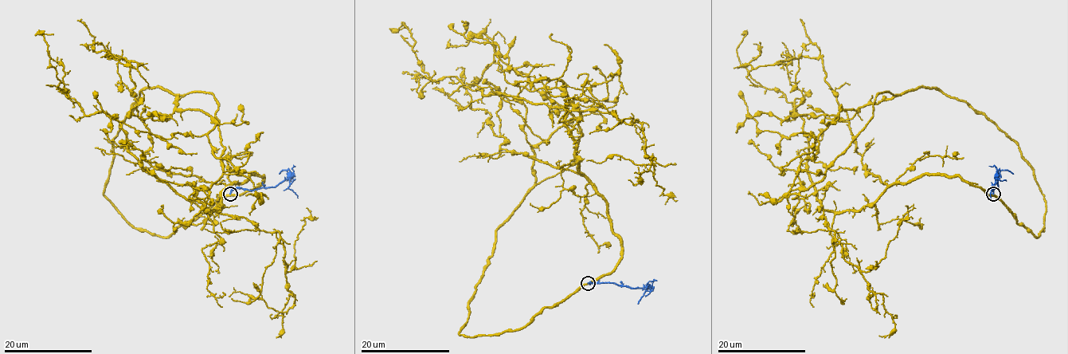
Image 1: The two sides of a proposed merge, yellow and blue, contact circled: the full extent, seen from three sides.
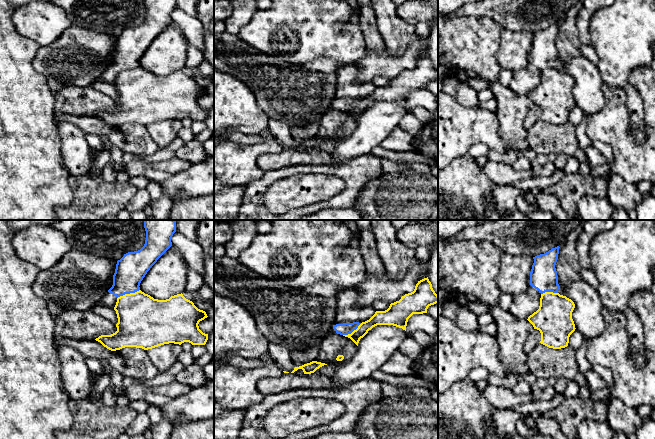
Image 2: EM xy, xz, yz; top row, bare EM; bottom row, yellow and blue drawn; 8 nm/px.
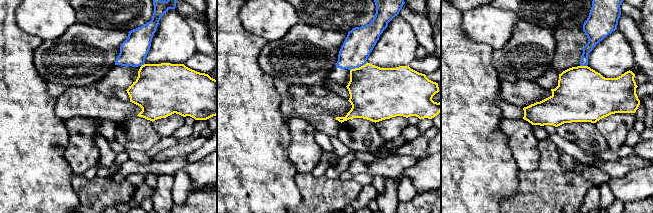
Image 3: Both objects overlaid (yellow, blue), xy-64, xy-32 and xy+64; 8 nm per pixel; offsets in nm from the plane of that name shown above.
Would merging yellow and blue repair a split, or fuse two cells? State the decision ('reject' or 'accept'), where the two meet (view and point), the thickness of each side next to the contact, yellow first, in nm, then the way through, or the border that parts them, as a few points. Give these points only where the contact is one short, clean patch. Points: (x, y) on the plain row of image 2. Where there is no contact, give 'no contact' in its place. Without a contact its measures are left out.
reject; contact xy (128, 70); calibres 400 and 240 nm; border xy (139, 65), (120, 71), (117, 74)

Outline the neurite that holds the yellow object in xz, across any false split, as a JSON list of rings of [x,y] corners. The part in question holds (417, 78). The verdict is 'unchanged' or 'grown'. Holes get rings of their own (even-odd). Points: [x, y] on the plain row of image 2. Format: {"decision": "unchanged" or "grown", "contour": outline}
{"decision": "unchanged", "contour": [[[428,53],[424,54],[418,57],[413,68],[391,79],[387,86],[376,87],[369,96],[362,98],[351,110],[343,112],[350,114],[358,122],[360,115],[377,101],[393,101],[406,107],[408,95],[413,90],[427,89],[428,83],[436,79],[438,79],[438,71],[433,66]]]}

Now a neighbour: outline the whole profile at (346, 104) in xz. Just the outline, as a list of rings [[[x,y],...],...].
[[[344,63],[338,71],[335,98],[329,110],[351,110],[375,88],[372,82],[363,82],[358,78],[358,71],[354,64]]]

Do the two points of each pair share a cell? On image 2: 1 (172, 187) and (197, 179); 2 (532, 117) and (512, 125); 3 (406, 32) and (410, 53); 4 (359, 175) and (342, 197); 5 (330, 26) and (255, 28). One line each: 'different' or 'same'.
1: same
2: different
3: different
4: same
5: same

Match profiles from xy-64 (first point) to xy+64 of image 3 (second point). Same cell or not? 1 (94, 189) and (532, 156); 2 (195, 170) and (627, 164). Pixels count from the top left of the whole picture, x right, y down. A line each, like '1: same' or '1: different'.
1: different
2: different

